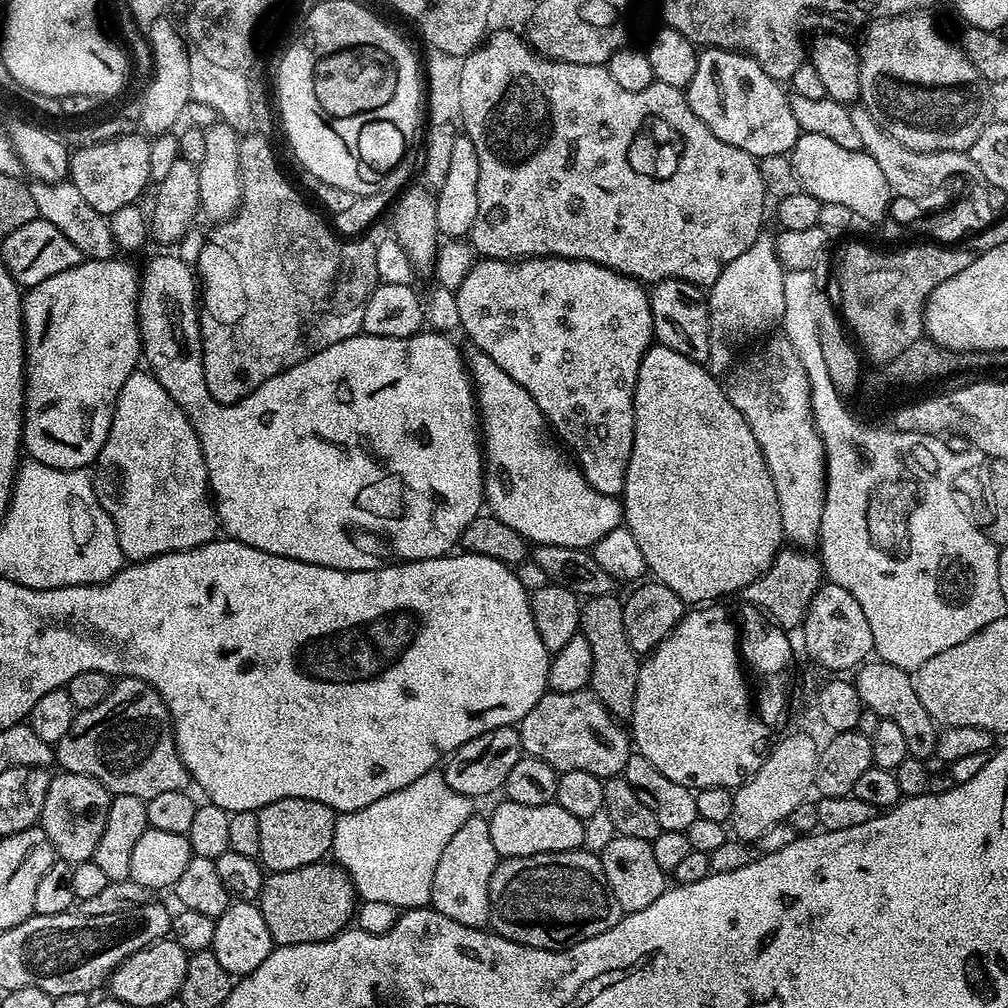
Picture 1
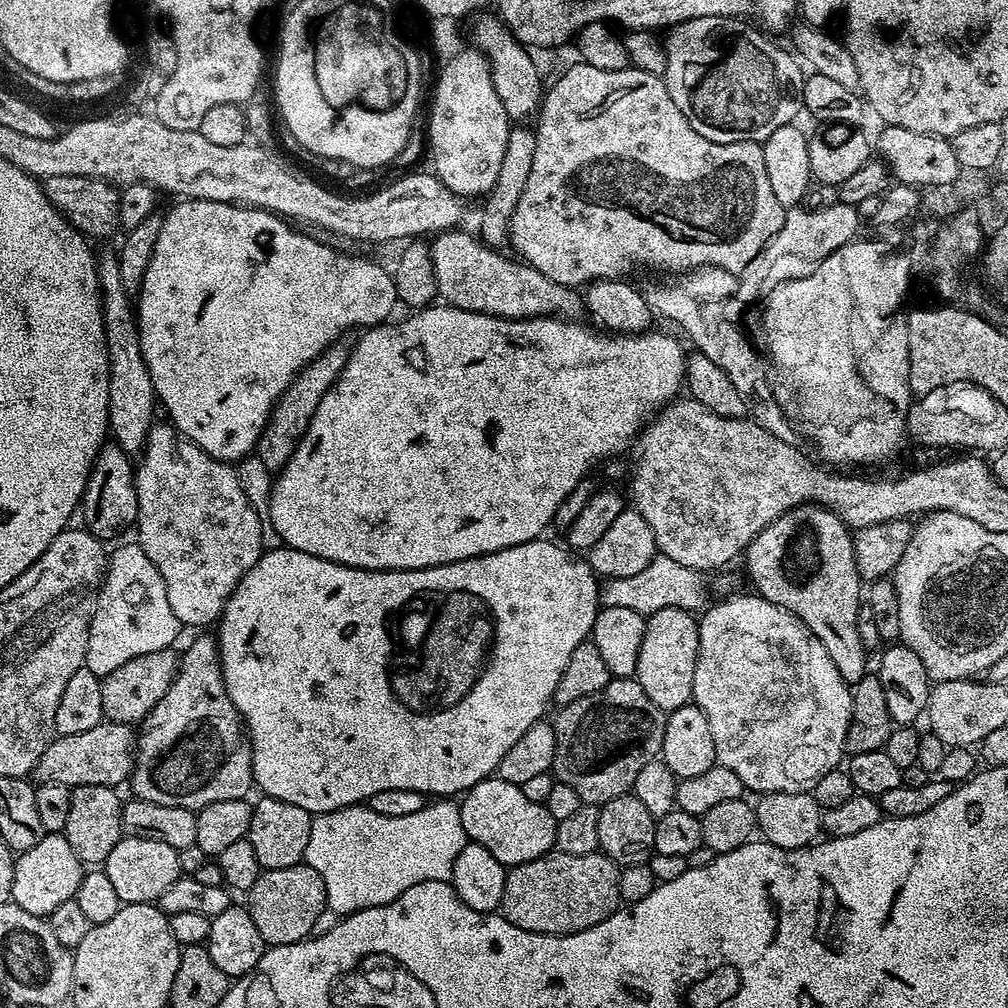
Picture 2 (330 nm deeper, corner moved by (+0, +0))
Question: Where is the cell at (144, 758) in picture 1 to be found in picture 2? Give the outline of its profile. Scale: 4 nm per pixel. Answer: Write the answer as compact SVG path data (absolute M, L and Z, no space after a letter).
M212 634L193 636L196 637L189 642L188 649L179 653L180 666L176 669L174 682L170 682L170 690L162 694L162 700L139 725L138 751L134 756L130 785L131 795L137 800L199 810L210 806L210 802L245 799L254 785L252 746L238 710L234 702L230 702L230 694L226 694L216 637Z

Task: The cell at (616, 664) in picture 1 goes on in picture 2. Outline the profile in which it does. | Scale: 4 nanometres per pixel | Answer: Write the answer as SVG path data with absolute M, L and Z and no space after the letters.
M613 678L598 694L586 694L586 698L563 705L557 712L560 713L554 719L556 753L552 772L559 783L574 786L574 794L578 794L581 805L599 806L610 802L610 798L629 795L642 766L662 753L666 713L646 698L646 690L642 690L635 678Z

